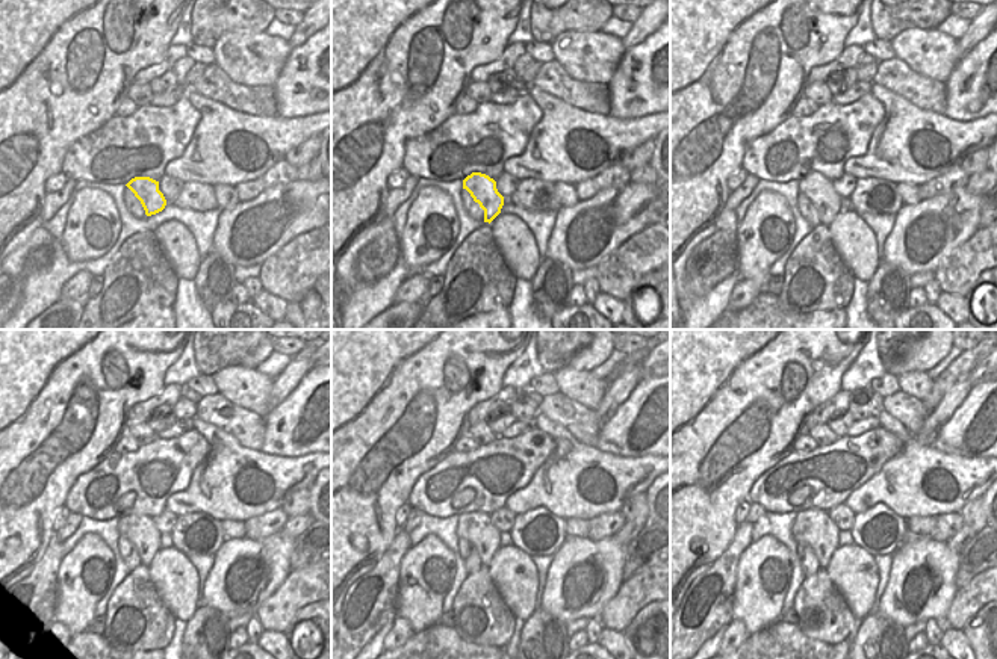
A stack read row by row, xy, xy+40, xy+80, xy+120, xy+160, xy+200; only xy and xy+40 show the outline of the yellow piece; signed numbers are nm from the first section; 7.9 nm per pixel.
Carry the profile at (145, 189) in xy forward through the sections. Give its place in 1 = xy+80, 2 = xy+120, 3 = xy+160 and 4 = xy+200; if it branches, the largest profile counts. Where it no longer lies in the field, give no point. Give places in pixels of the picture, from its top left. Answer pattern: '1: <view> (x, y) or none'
1: xy+80 (814, 186)
2: xy+120 (139, 529)
3: xy+160 (477, 528)
4: xy+200 (814, 528)

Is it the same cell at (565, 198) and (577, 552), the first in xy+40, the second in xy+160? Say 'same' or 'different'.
different

